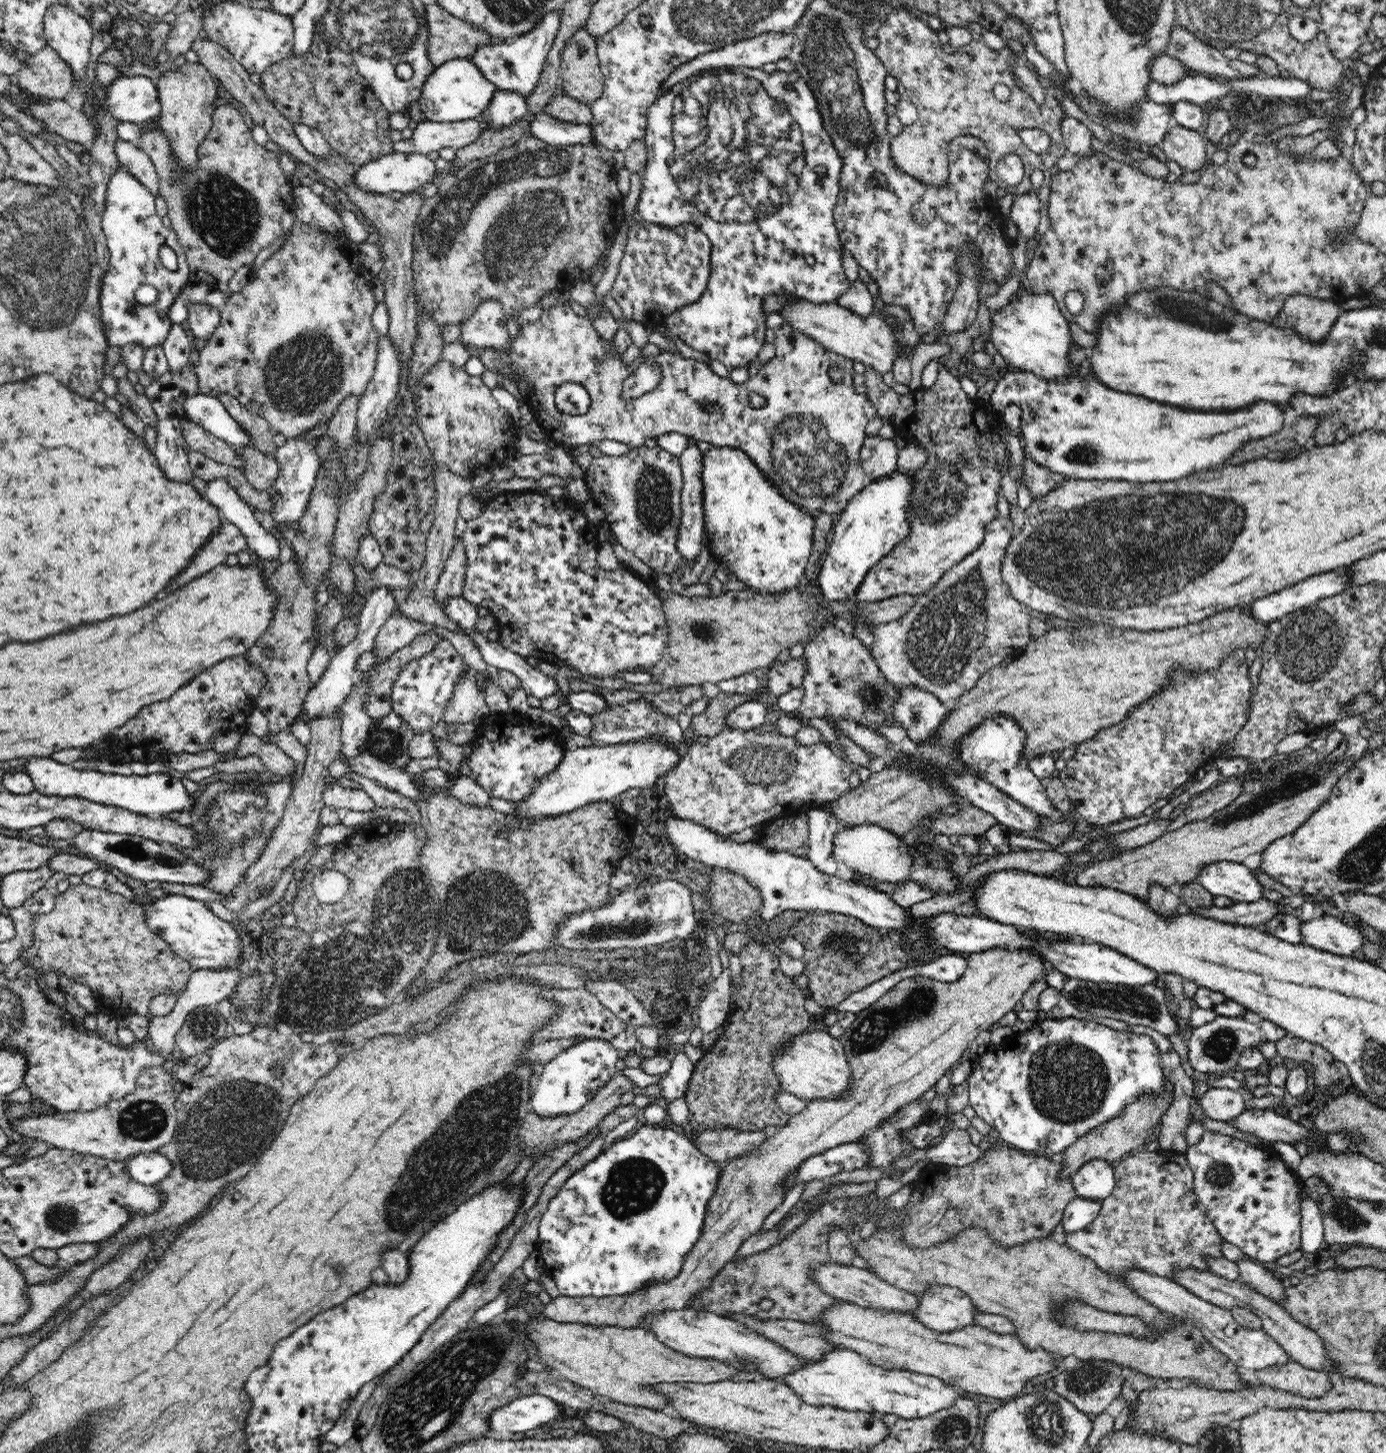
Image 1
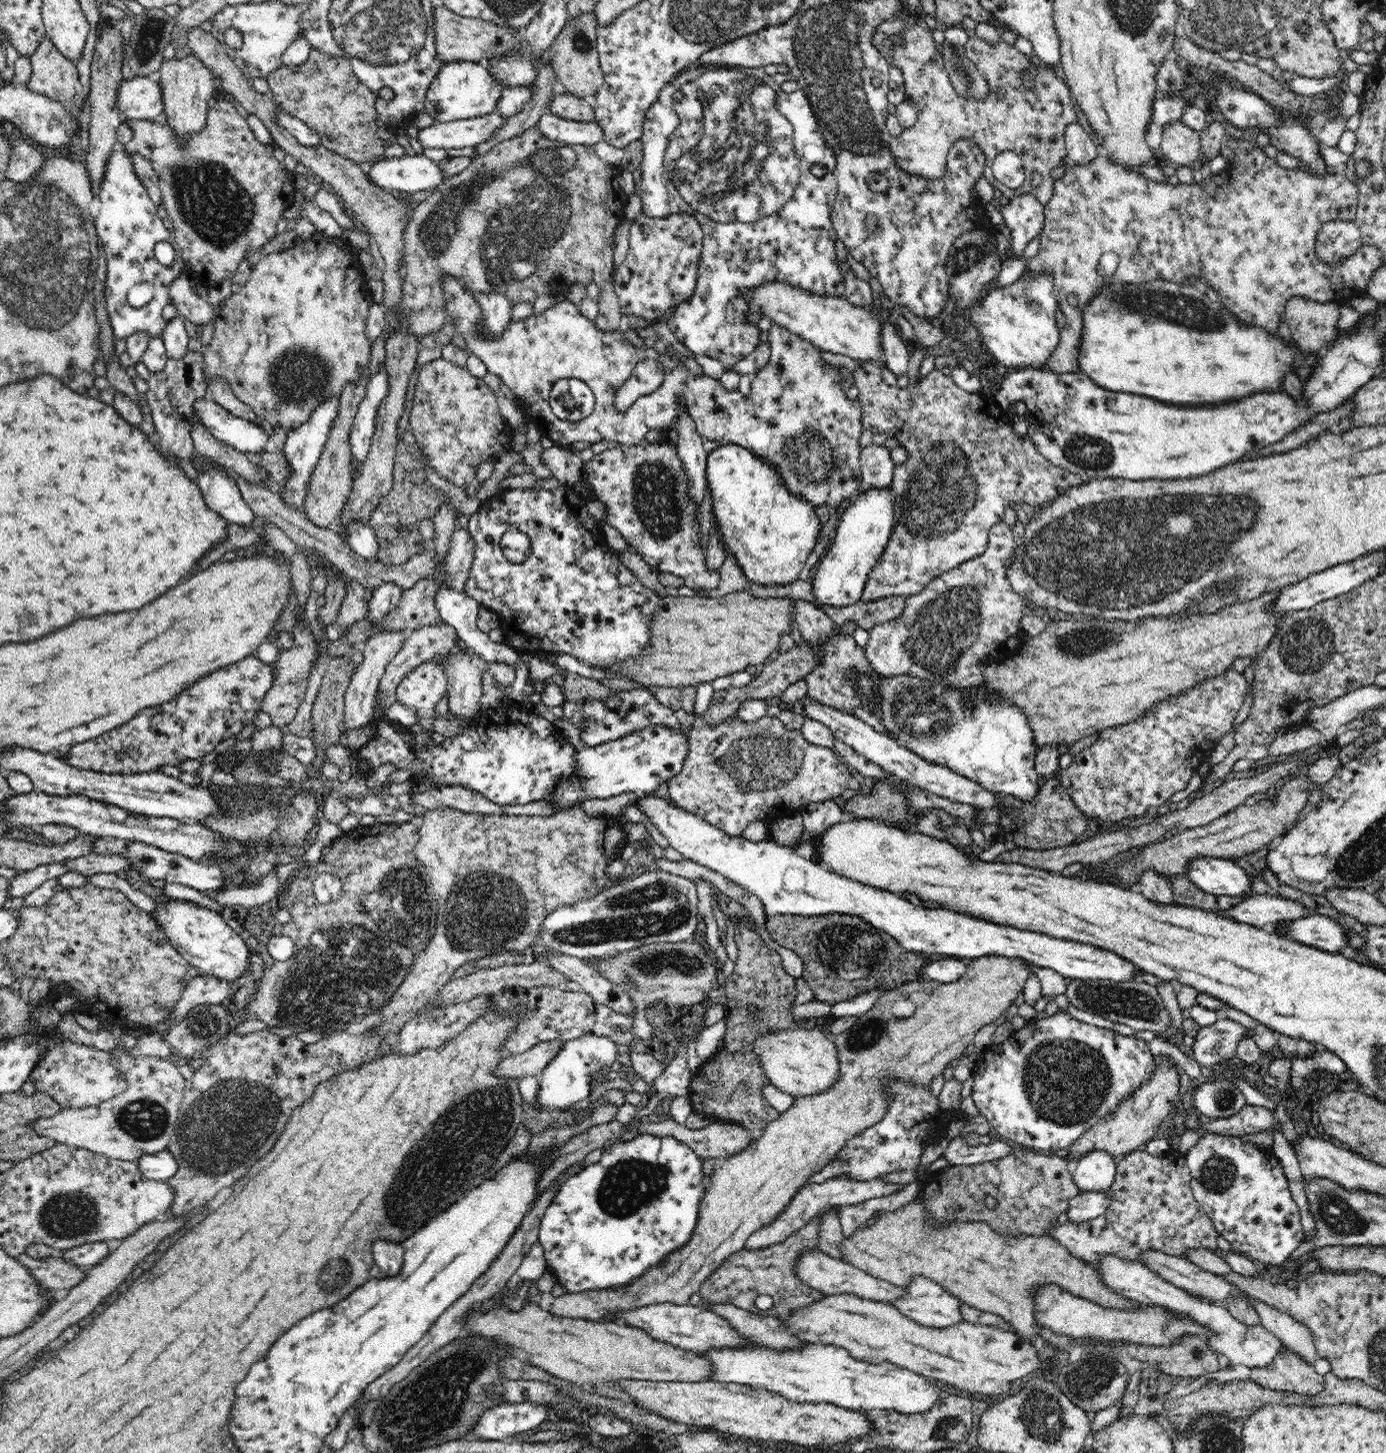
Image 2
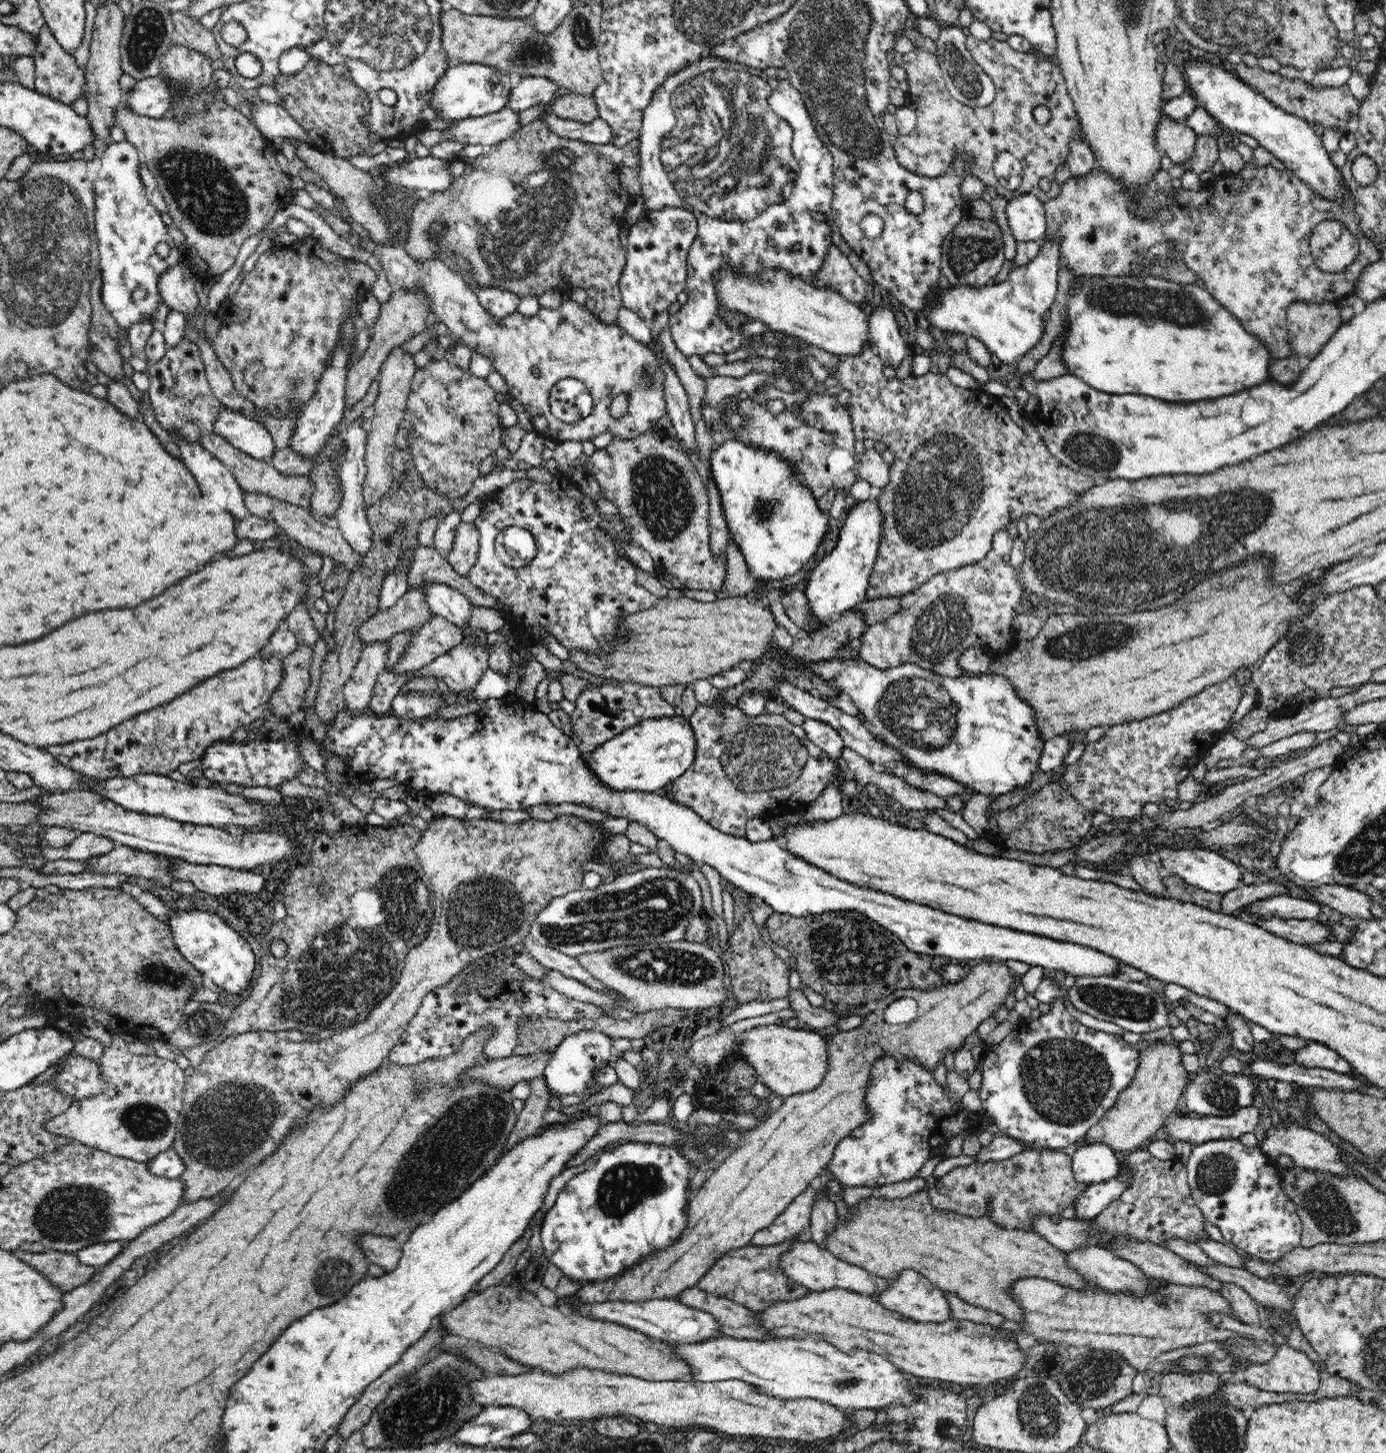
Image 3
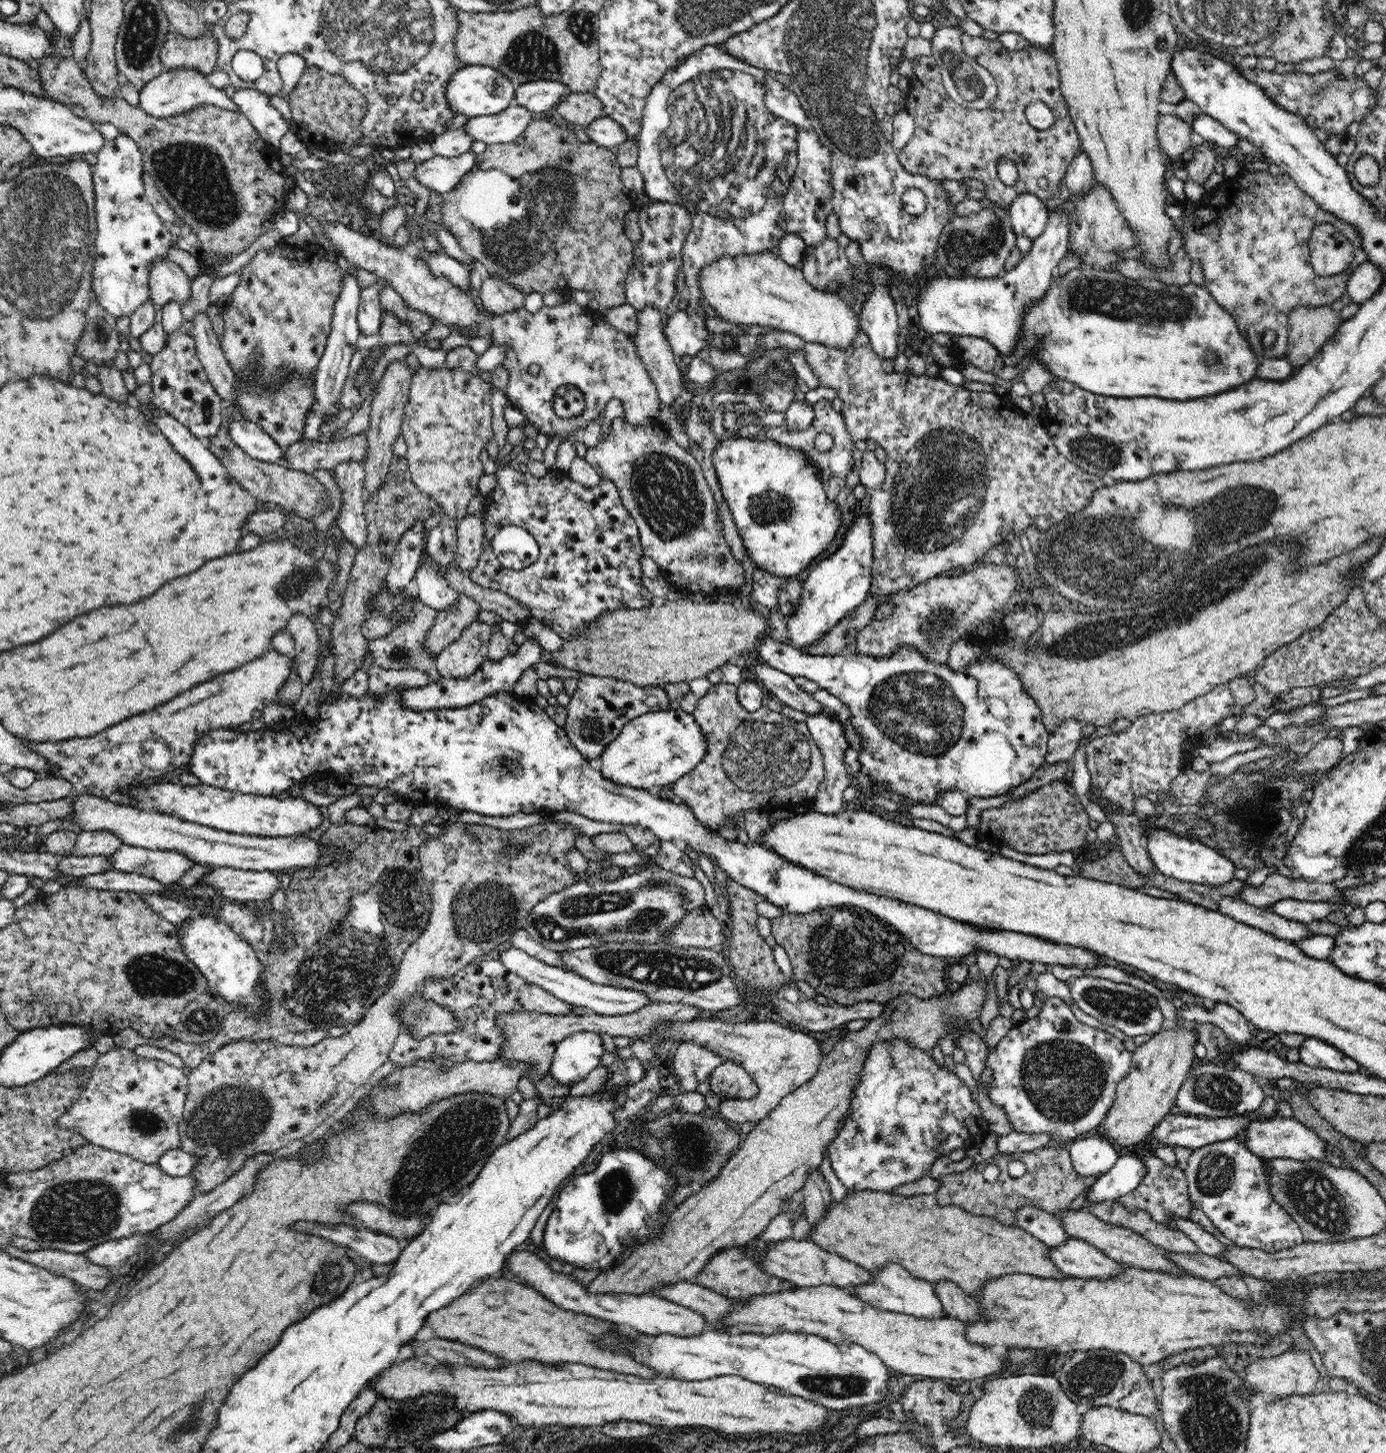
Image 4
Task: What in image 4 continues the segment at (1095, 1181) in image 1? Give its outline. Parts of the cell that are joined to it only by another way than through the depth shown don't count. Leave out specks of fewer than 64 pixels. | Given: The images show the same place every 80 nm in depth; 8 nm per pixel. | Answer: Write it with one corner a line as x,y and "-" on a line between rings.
1090,1134
1074,1140
1070,1148
1072,1166
1080,1177
1106,1174
1118,1158
1116,1147
1108,1139

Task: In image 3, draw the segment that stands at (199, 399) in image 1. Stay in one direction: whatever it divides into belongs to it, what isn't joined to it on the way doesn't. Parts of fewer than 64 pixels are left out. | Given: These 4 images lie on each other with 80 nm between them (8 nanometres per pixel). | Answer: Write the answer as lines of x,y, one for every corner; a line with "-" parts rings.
222,407
212,422
212,432
224,437
234,448
263,461
274,454
275,444
263,423

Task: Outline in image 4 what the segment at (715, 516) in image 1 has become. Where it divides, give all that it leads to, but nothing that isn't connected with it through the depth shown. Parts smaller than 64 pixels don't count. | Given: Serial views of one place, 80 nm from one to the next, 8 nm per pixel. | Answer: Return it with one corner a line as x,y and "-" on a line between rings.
724,437
712,455
723,498
730,509
734,525
742,539
746,554
754,568
772,575
795,577
805,574
813,561
832,538
838,534
842,514
834,502
826,499
817,469
807,462
802,451
782,447
776,441
750,439
748,437

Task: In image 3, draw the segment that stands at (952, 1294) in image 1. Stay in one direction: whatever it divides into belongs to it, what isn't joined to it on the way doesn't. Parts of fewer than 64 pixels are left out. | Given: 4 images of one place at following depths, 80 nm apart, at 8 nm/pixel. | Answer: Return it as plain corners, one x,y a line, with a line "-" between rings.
913,1270
902,1271
899,1277
890,1283
890,1288
874,1300
905,1318
924,1324
944,1324
953,1319
952,1308
946,1293
930,1283
924,1275

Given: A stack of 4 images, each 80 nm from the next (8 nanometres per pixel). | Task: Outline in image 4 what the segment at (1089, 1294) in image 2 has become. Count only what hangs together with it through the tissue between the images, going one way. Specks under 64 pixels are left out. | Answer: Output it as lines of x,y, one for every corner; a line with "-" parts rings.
849,1191
841,1203
832,1200
827,1215
811,1231
810,1240
871,1273
881,1271
884,1265
890,1263
900,1264
912,1276
928,1282
950,1280
970,1296
978,1296
980,1288
988,1280
1000,1276
1024,1273
1056,1280
1070,1277
1052,1262
1049,1257
1052,1247
1046,1246
1023,1228
1003,1225
992,1217
973,1215
956,1205
940,1206
932,1194
903,1197
884,1191

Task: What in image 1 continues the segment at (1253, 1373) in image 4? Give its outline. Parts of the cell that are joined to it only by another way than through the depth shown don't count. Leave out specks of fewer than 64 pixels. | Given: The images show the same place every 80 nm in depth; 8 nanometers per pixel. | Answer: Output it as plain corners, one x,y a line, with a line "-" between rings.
1293,1360
1285,1365
1269,1366
1255,1374
1262,1384
1302,1398
1322,1398
1332,1388
1327,1372
1304,1368

